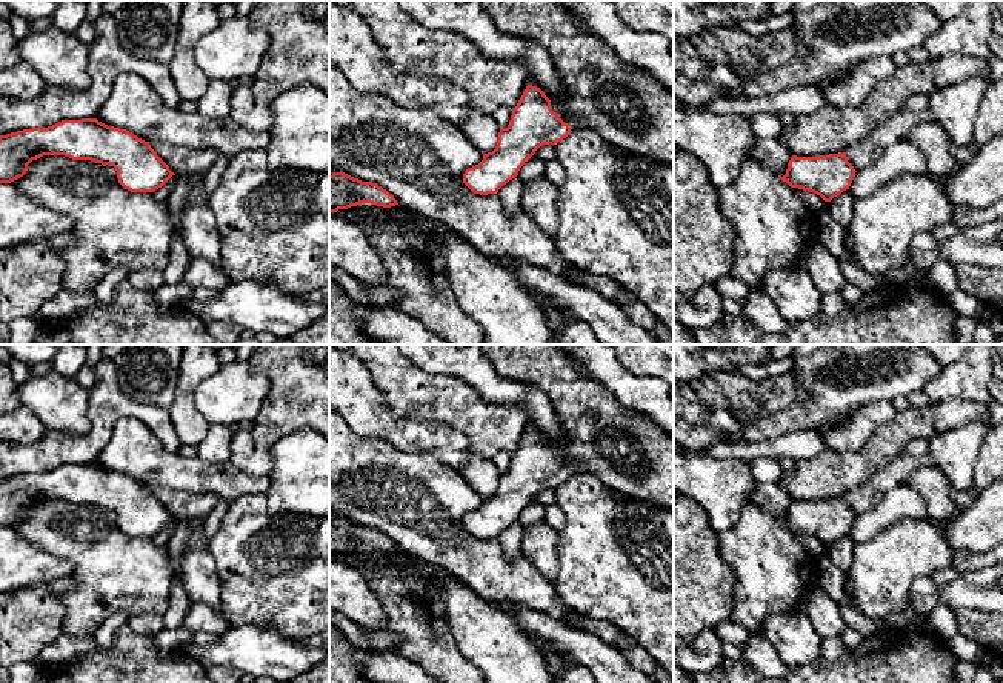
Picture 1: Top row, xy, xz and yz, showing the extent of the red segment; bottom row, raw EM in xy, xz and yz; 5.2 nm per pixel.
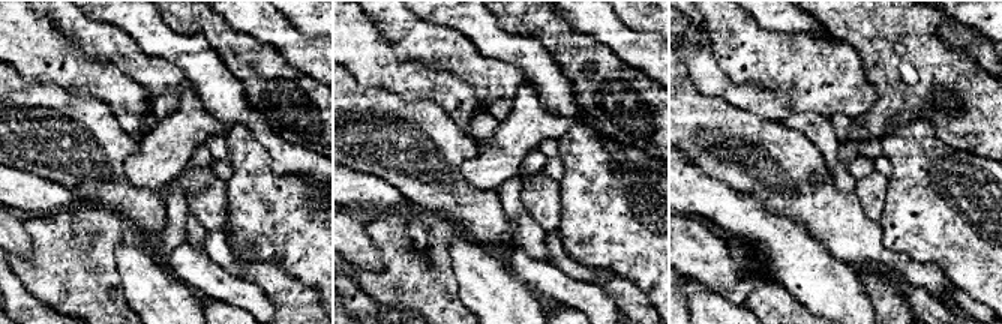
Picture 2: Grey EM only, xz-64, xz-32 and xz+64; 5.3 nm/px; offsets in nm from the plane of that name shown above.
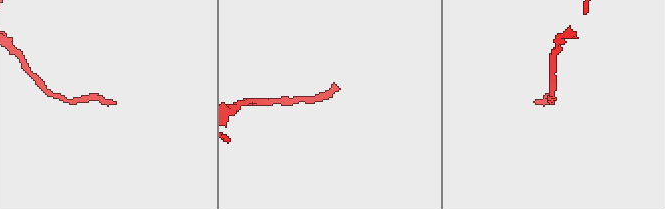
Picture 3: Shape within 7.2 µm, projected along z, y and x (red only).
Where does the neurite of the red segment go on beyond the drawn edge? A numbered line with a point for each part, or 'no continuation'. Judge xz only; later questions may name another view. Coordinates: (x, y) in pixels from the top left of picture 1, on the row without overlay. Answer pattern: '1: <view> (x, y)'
1: xz (631, 454)

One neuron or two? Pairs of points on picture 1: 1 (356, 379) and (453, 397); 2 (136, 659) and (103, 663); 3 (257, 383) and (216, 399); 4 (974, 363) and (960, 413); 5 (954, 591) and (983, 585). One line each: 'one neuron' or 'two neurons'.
1: two neurons
2: one neuron
3: one neuron
4: two neurons
5: one neuron

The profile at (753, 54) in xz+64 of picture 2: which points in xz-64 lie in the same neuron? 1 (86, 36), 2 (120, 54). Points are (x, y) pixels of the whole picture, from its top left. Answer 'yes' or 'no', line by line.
1: yes
2: yes

